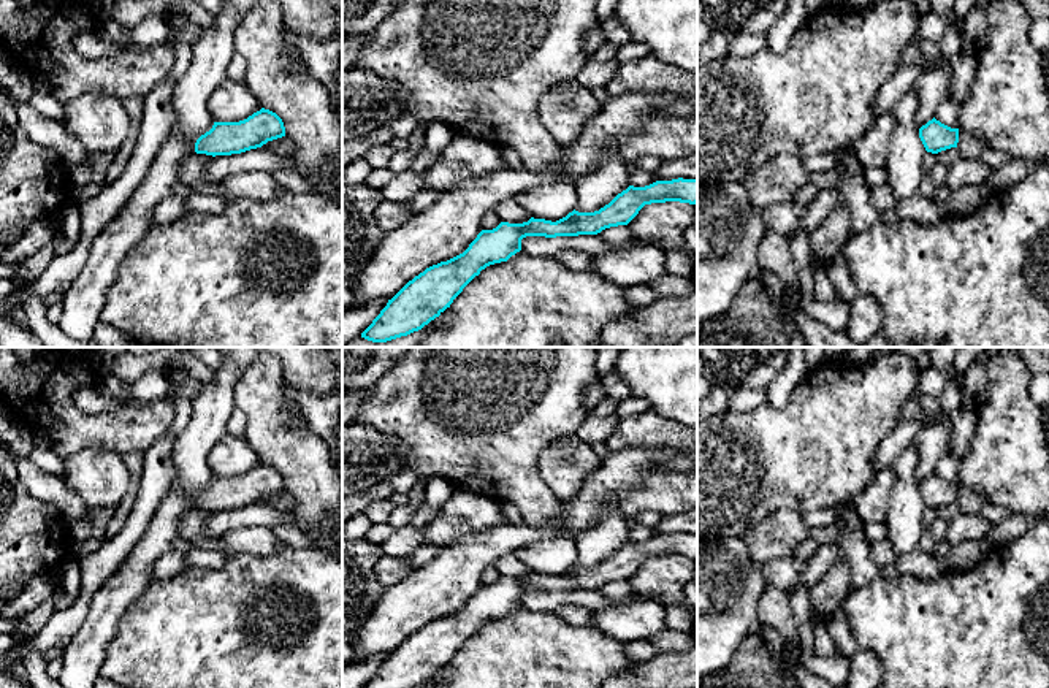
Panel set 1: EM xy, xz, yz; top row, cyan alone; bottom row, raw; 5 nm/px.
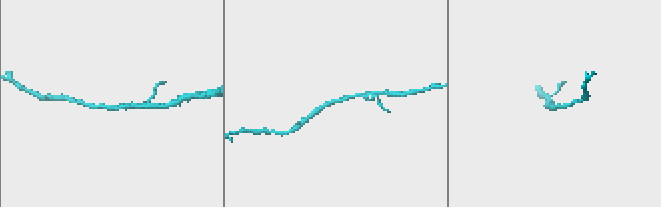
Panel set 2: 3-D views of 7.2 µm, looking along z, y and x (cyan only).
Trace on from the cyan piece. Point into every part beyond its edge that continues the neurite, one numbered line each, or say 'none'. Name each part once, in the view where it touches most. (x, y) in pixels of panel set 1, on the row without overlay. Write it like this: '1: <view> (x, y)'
none

